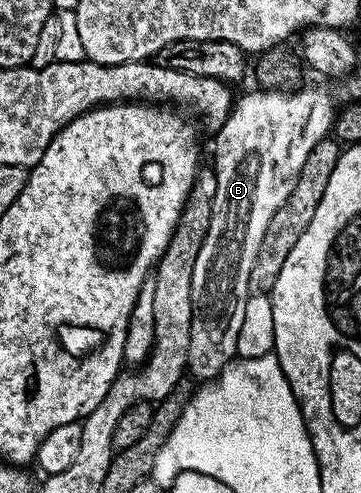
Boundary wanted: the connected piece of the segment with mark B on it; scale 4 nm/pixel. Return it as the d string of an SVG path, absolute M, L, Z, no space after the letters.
M307 85L288 94L279 90L254 88L251 94L233 103L230 115L213 135L216 196L212 200L212 224L208 224L208 236L204 236L204 248L196 256L196 268L192 268L192 336L188 340L186 364L189 373L198 380L214 380L224 367L235 361L238 349L236 336L246 319L246 301L250 298L248 276L252 276L252 264L256 264L256 252L260 252L260 240L268 232L276 208L288 200L308 152L331 133L336 117L334 98L318 86Z

